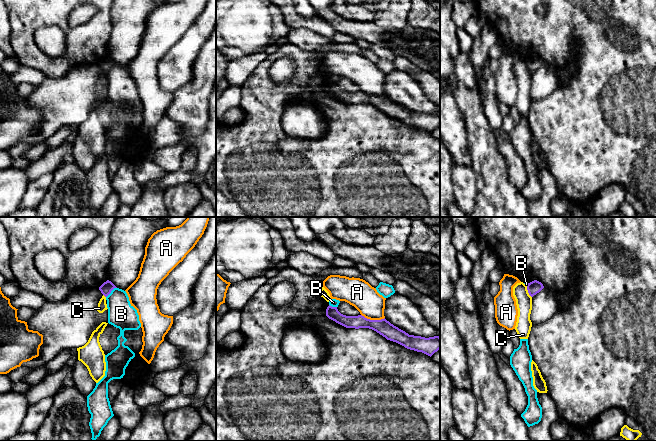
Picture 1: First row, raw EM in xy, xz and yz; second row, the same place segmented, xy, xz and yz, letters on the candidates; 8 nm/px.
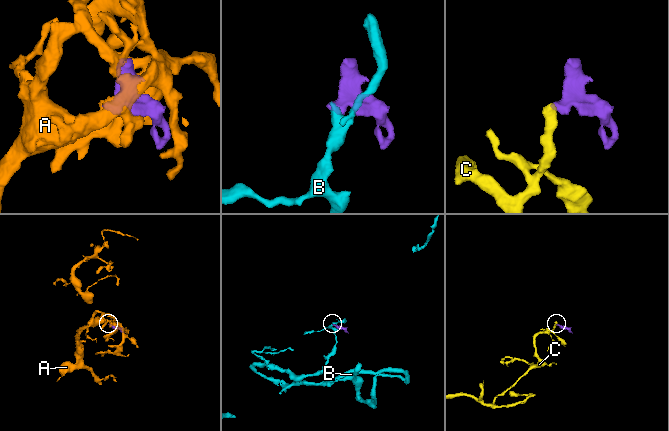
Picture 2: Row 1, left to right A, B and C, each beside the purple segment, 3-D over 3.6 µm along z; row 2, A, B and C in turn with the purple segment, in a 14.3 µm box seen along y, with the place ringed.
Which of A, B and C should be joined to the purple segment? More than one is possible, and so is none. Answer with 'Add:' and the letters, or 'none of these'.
Add: none of these

